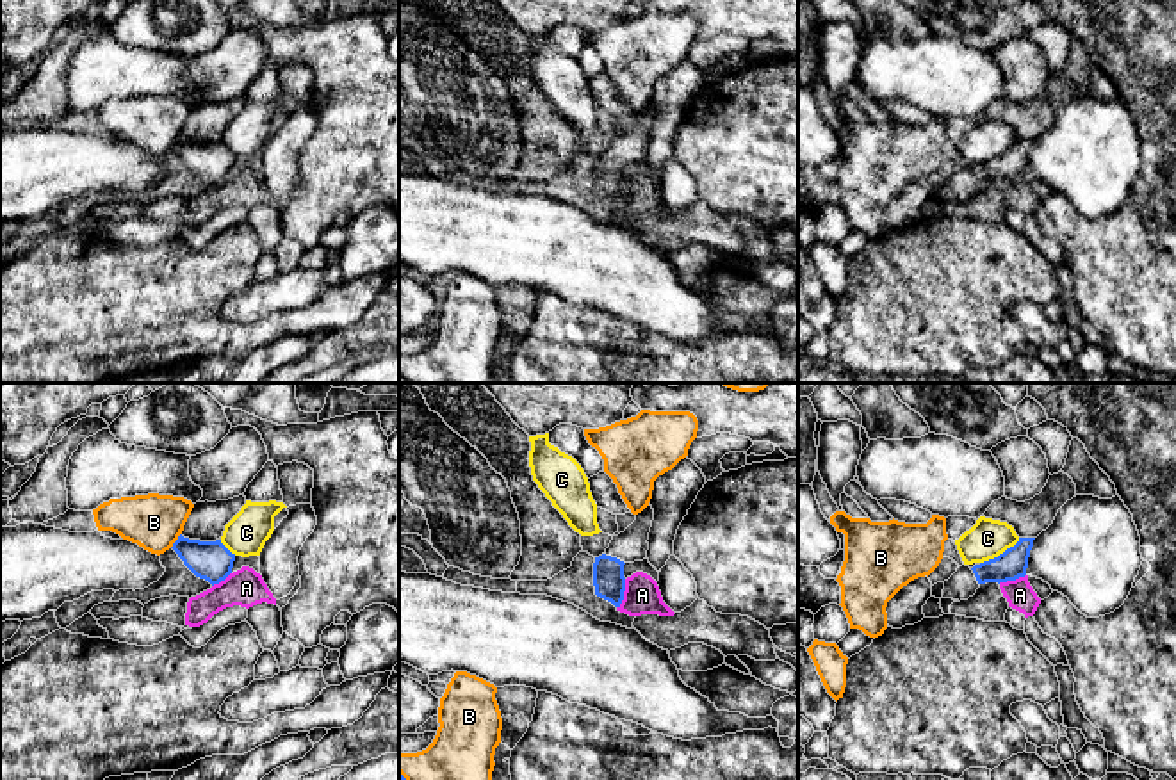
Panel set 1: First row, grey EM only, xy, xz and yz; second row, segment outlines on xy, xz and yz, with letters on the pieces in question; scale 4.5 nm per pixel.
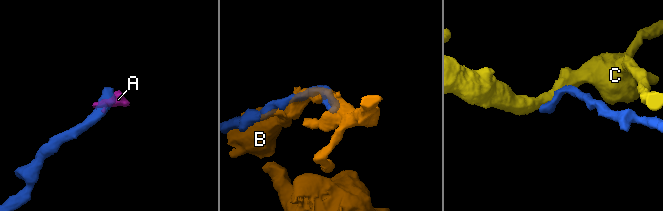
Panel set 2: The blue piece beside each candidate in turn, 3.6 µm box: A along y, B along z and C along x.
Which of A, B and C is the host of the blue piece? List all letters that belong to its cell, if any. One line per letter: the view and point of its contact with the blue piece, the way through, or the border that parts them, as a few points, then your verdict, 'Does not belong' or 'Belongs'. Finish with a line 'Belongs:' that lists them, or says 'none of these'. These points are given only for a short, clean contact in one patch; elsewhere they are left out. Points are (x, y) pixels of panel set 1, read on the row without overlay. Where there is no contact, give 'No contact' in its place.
A: Touches blue at xz (622, 194). Boundary: xz (626, 180), (622, 203), (617, 209). Does not belong
B: Touches blue at xy (177, 141). Does not belong
C: Touches blue at yz (1000, 155). Boundary: yz (1020, 139), (980, 164). Does not belong
Belongs: none of these

